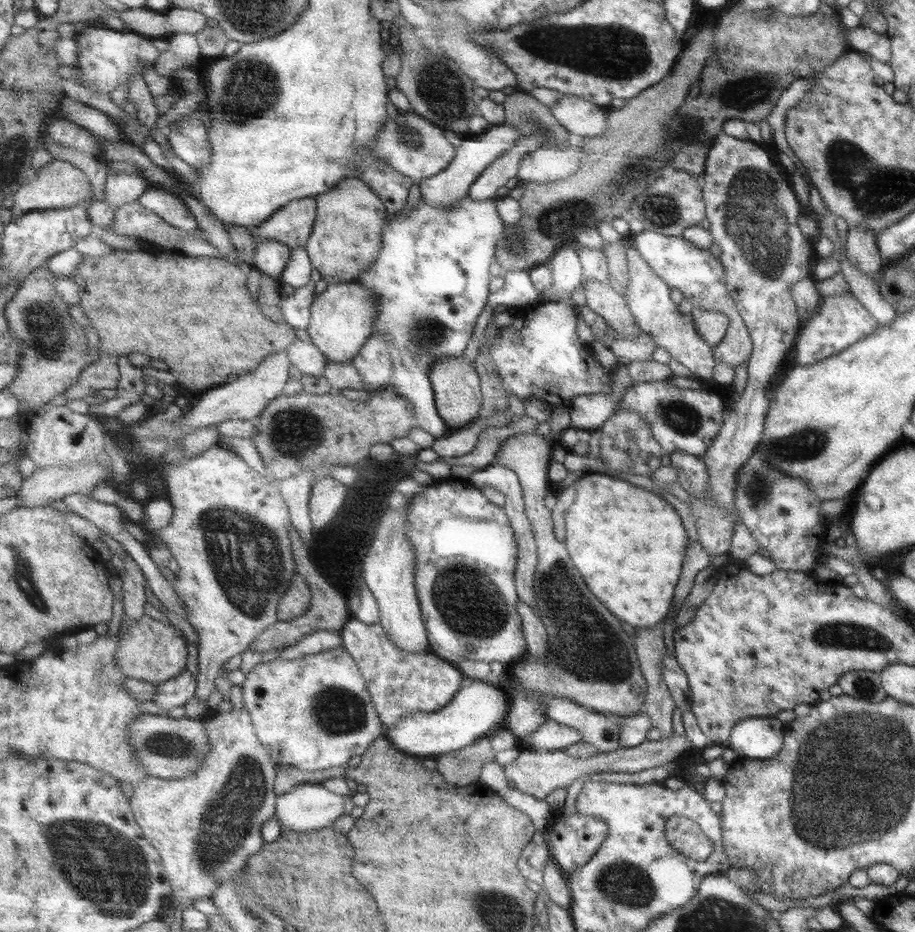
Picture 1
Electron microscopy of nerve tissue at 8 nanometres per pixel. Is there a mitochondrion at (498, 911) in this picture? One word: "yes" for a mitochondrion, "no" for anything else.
yes

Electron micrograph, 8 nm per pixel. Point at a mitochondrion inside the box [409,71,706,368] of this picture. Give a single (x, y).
(557, 221)

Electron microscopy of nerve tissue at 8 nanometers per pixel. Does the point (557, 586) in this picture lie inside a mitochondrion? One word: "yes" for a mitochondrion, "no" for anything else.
yes

